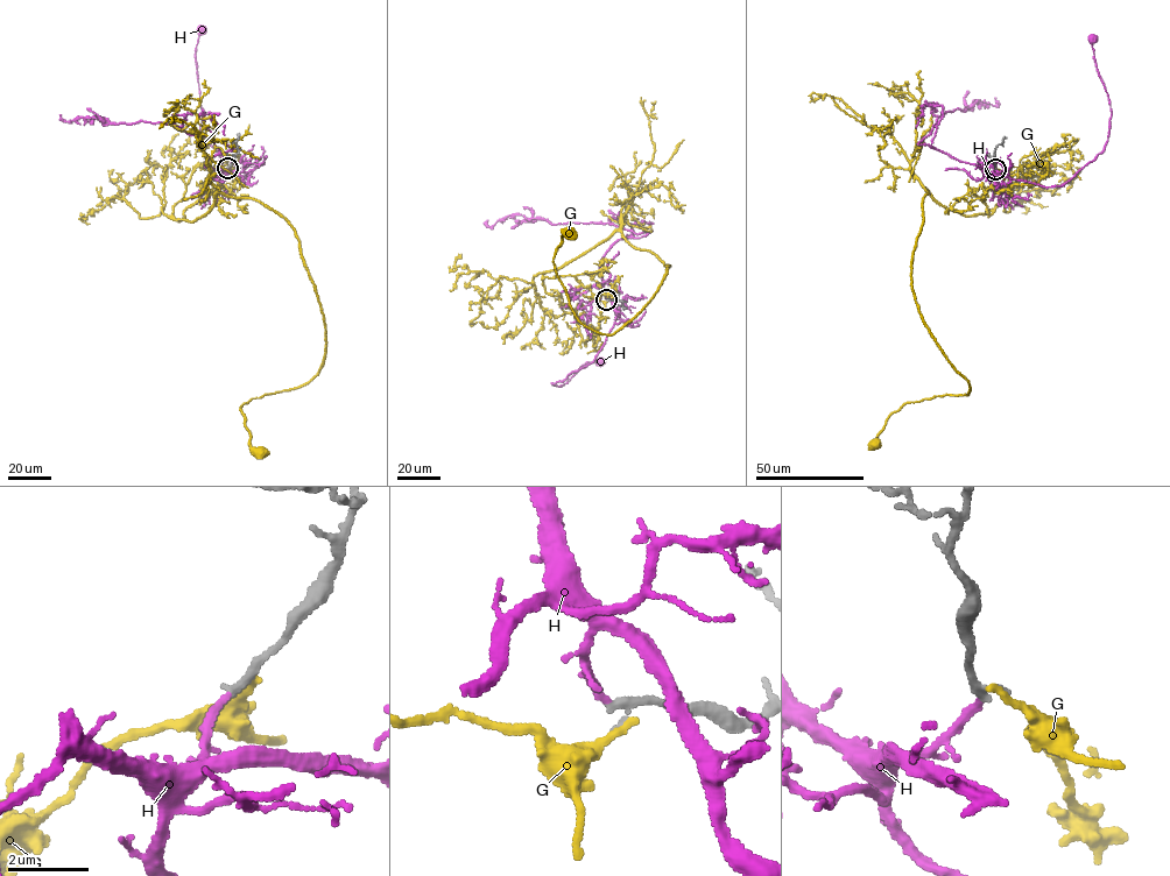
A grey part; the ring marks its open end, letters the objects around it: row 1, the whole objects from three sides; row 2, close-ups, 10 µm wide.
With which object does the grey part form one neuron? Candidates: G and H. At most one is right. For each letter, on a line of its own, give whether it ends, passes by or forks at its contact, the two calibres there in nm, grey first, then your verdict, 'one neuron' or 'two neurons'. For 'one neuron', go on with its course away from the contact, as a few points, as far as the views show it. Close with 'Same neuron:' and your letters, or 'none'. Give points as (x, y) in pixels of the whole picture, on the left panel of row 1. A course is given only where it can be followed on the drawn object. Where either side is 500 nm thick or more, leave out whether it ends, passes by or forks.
G: it ends there; 240 nm thick on the grey side, 190 nm on the other; two neurons
H: it ends there; 220 nm thick on the grey side, 180 nm on the other; one neuron; it runs (227, 168), (227, 171), (247, 172), (247, 177), (234, 171), (201, 136), (202, 111), (195, 55), (202, 29)
Same neuron: H

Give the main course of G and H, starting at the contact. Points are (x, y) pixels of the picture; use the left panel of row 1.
G: (228, 167), (171, 216), (203, 217), (219, 192), (273, 209), (325, 331), (318, 373), (239, 408), (260, 452)
H: (227, 168), (227, 171), (247, 172), (247, 177), (234, 171), (201, 136), (202, 111), (195, 55), (202, 29)

